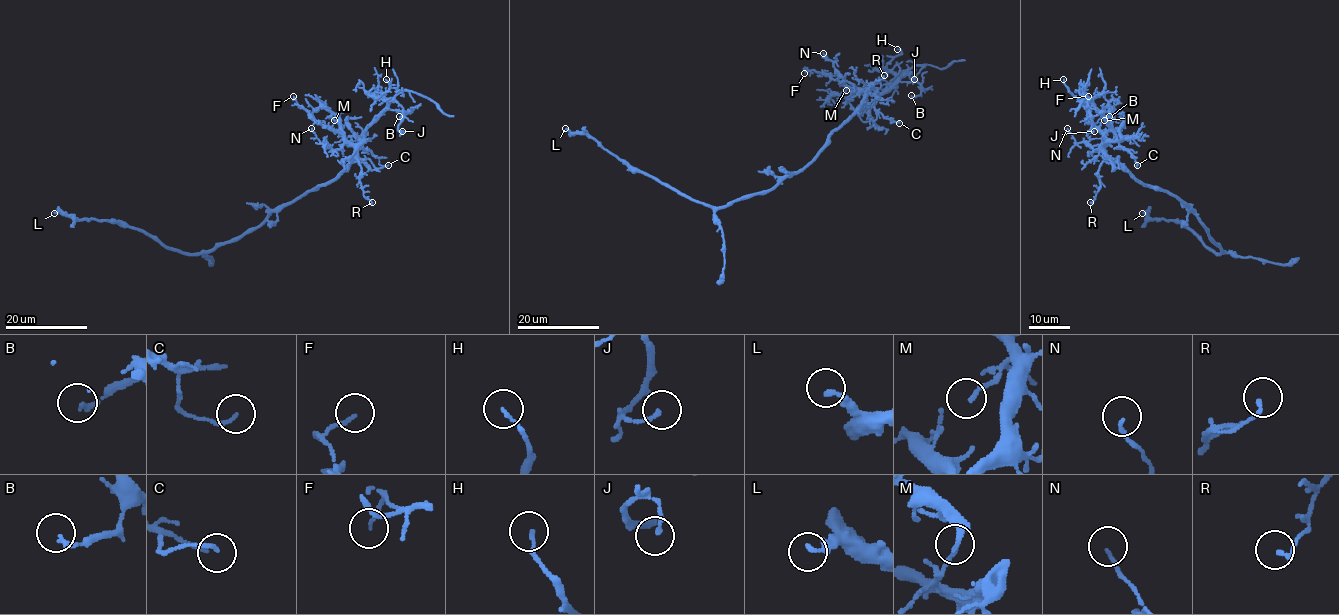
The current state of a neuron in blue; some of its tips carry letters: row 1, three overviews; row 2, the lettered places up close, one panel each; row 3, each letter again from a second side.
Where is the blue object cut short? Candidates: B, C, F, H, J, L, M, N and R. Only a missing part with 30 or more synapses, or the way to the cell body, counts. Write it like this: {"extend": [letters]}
{"extend": []}

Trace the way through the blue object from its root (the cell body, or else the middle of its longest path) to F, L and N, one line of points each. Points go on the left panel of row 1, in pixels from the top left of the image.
F: (282, 209), (306, 191), (328, 184), (354, 155), (354, 147), (339, 133), (320, 125), (293, 96)
L: (282, 209), (273, 210), (241, 235), (196, 253), (169, 249), (140, 231), (113, 221), (54, 213)
N: (282, 209), (306, 191), (328, 184), (354, 155), (354, 148), (345, 143), (336, 149), (321, 143), (311, 128)

